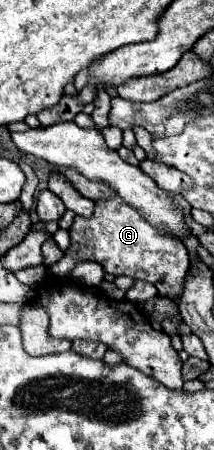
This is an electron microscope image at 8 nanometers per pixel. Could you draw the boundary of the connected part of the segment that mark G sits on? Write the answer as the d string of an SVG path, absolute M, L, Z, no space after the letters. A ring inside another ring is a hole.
M119 193L109 199L95 201L95 213L87 217L75 217L71 229L71 247L59 263L53 263L47 273L57 279L69 279L71 269L79 261L97 261L105 273L129 275L133 279L149 281L157 287L161 297L177 297L183 291L183 277L189 269L189 253L185 245L173 235L159 231L155 225L145 221L145 215L123 201Z

